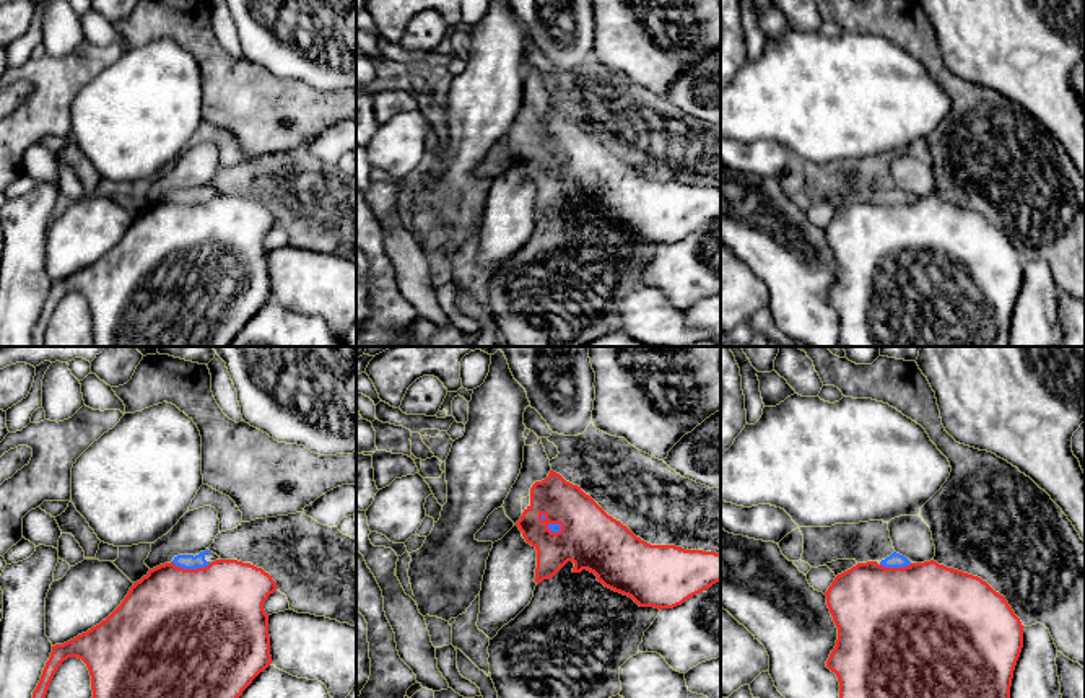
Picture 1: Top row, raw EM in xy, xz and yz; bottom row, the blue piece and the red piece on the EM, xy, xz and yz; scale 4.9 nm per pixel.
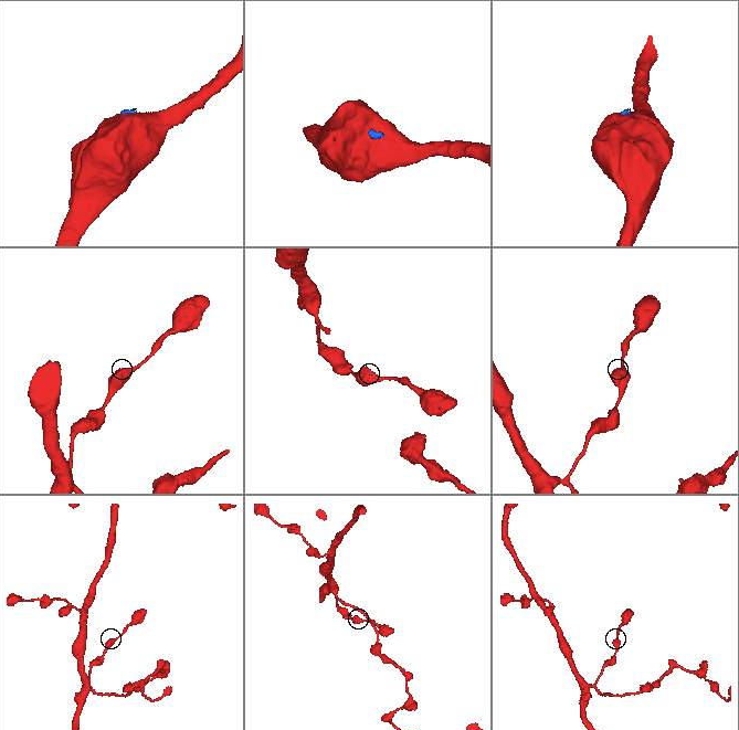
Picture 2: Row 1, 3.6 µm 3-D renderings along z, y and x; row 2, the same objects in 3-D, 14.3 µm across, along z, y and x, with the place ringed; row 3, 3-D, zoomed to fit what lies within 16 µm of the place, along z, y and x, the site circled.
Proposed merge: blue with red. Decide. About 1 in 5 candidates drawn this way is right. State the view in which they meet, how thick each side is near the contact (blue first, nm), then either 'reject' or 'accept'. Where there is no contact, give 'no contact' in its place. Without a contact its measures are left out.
xy | 80/500 nm | reject

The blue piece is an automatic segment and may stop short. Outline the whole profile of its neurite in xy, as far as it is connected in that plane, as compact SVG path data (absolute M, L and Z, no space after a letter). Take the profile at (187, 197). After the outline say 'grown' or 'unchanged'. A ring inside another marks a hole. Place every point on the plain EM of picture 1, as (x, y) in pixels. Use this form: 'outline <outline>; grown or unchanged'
outline M205 185L200 187L198 190L177 190L174 192L172 198L179 203L184 205L197 205L197 203L205 203L211 197L221 195L216 189Z; grown

